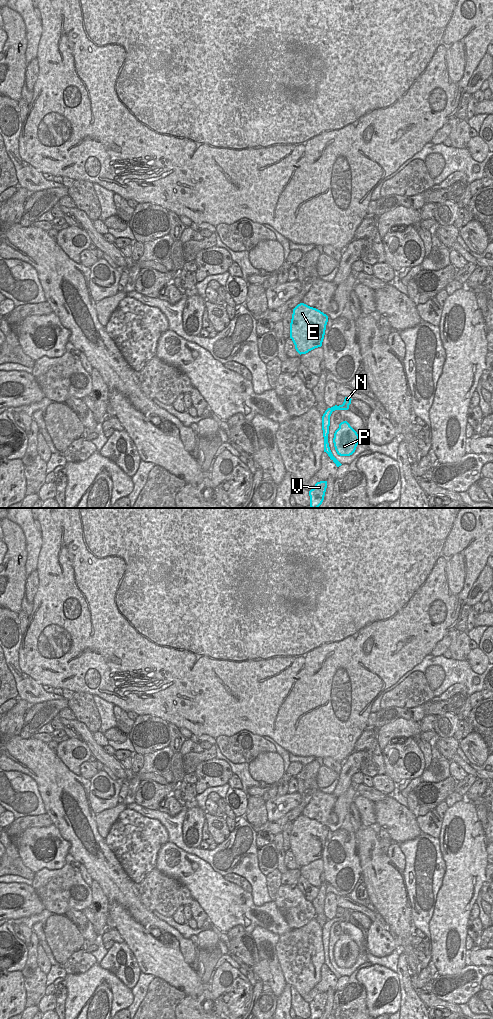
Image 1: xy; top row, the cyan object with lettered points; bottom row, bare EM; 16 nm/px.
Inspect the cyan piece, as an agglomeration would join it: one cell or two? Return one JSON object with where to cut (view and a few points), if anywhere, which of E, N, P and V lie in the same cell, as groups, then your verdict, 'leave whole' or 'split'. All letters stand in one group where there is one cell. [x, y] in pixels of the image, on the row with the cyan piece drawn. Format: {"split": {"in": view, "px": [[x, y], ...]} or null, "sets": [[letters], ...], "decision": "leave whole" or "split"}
{"split": {"in": "xy", "px": [[342, 404], [346, 409]]}, "sets": [["E", "N"], ["P", "V"]], "decision": "split"}

